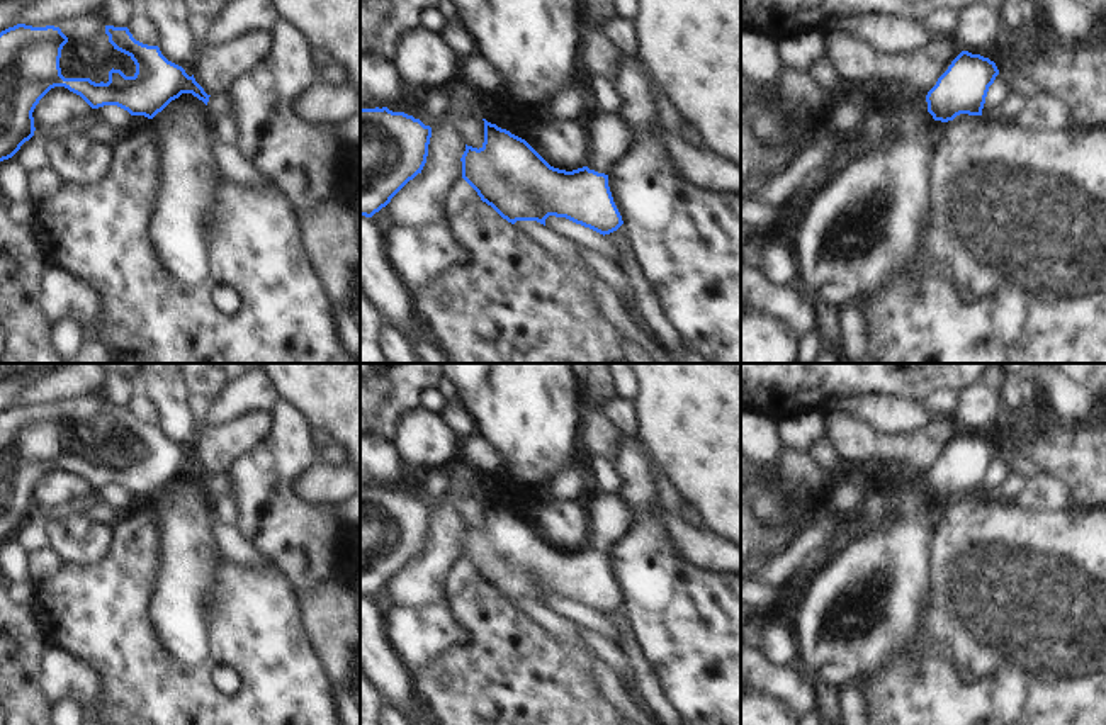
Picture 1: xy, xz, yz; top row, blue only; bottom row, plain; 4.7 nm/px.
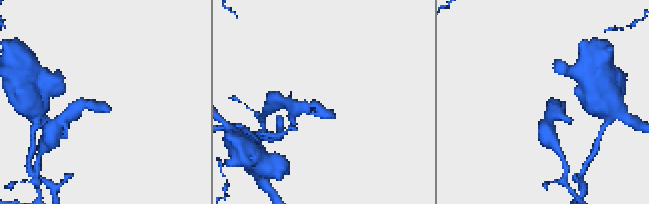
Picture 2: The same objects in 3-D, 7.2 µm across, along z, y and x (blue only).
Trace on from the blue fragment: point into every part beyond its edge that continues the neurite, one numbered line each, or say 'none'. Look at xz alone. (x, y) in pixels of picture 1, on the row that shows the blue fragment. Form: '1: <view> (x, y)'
1: xz (610, 138)

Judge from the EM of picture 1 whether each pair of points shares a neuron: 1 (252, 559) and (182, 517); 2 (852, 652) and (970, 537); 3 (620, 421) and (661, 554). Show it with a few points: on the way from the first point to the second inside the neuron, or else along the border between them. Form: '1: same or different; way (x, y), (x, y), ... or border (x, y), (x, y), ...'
1: different; border (213, 522), (213, 540), (223, 559)
2: different; border (935, 537), (931, 544), (930, 596), (921, 615)
3: different; border (620, 433), (634, 438)

